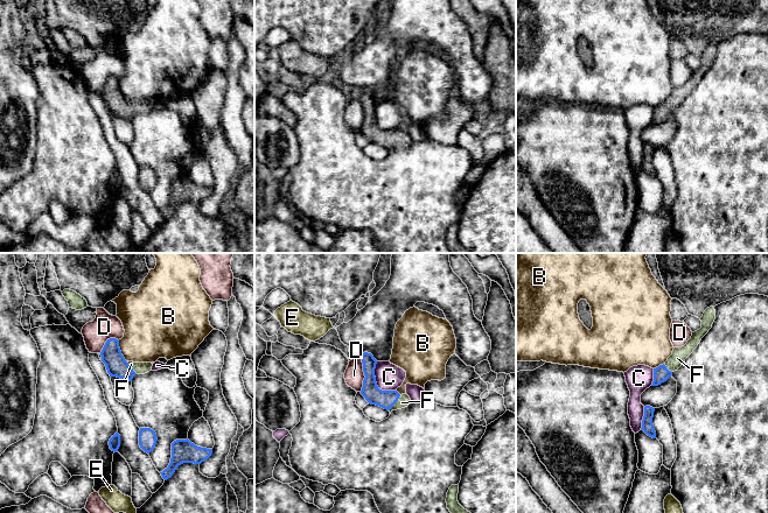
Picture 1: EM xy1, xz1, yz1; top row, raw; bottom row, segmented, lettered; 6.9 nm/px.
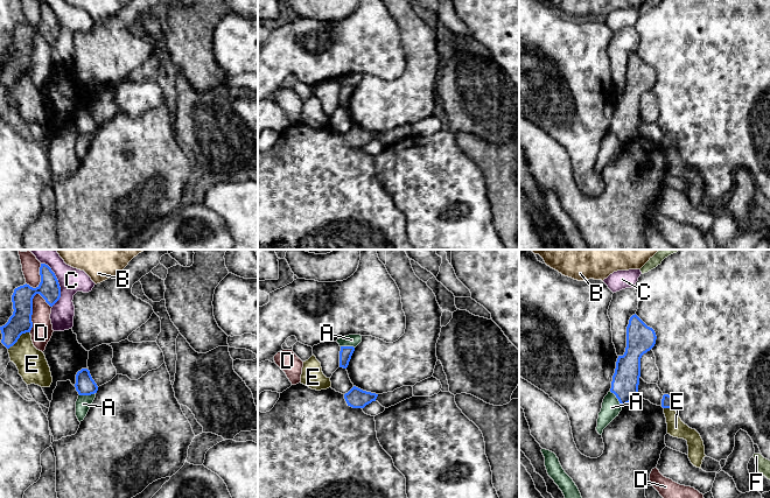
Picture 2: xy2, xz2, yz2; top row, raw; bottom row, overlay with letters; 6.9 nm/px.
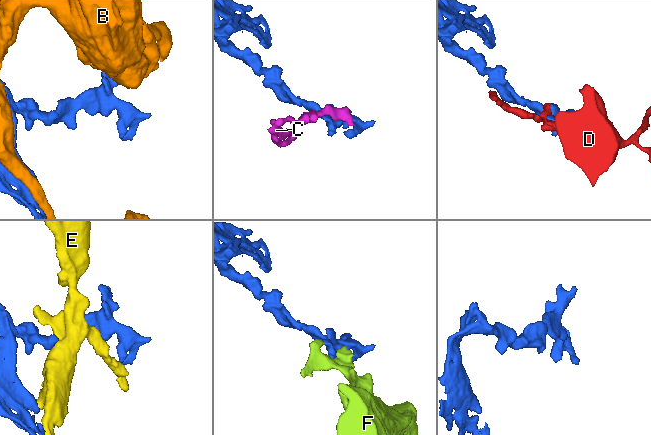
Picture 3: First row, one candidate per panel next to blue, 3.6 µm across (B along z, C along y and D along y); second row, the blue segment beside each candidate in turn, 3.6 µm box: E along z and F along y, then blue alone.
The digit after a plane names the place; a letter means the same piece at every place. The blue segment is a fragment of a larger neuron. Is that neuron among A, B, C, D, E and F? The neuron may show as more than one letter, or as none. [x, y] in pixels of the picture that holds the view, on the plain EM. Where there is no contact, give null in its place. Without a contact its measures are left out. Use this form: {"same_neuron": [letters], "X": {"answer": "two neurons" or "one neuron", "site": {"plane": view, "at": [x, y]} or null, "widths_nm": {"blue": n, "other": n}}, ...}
{"same_neuron": ["F"], "A": {"answer": "two neurons", "site": {"plane": "yz2", "at": [616, 135]}, "widths_nm": {"blue": 190, "other": 130}}, "B": {"answer": "two neurons", "site": {"plane": "xy1", "at": [120, 90]}, "widths_nm": {"blue": 140, "other": 360}}, "C": {"answer": "two neurons", "site": {"plane": "xy2", "at": [57, 21]}, "widths_nm": {"blue": 150, "other": 180}}, "D": {"answer": "two neurons", "site": {"plane": "xy2", "at": [32, 50]}, "widths_nm": {"blue": 160, "other": 150}}, "E": {"answer": "two neurons", "site": {"plane": "xy2", "at": [19, 76]}, "widths_nm": {"blue": 160, "other": 200}}, "F": {"answer": "one neuron", "site": {"plane": "xz1", "at": [395, 141]}, "widths_nm": {"blue": 130, "other": 90}}}

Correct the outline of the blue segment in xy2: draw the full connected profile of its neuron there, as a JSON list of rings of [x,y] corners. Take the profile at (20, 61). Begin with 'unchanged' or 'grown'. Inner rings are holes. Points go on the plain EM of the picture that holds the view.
unchanged | [[[41,2],[40,14],[41,21],[36,27],[26,22],[14,28],[12,34],[13,54],[5,64],[0,65],[1,82],[7,87],[13,85],[22,72],[30,71],[33,66],[33,37],[36,33],[40,33],[50,45],[61,36],[58,19],[48,3]]]

